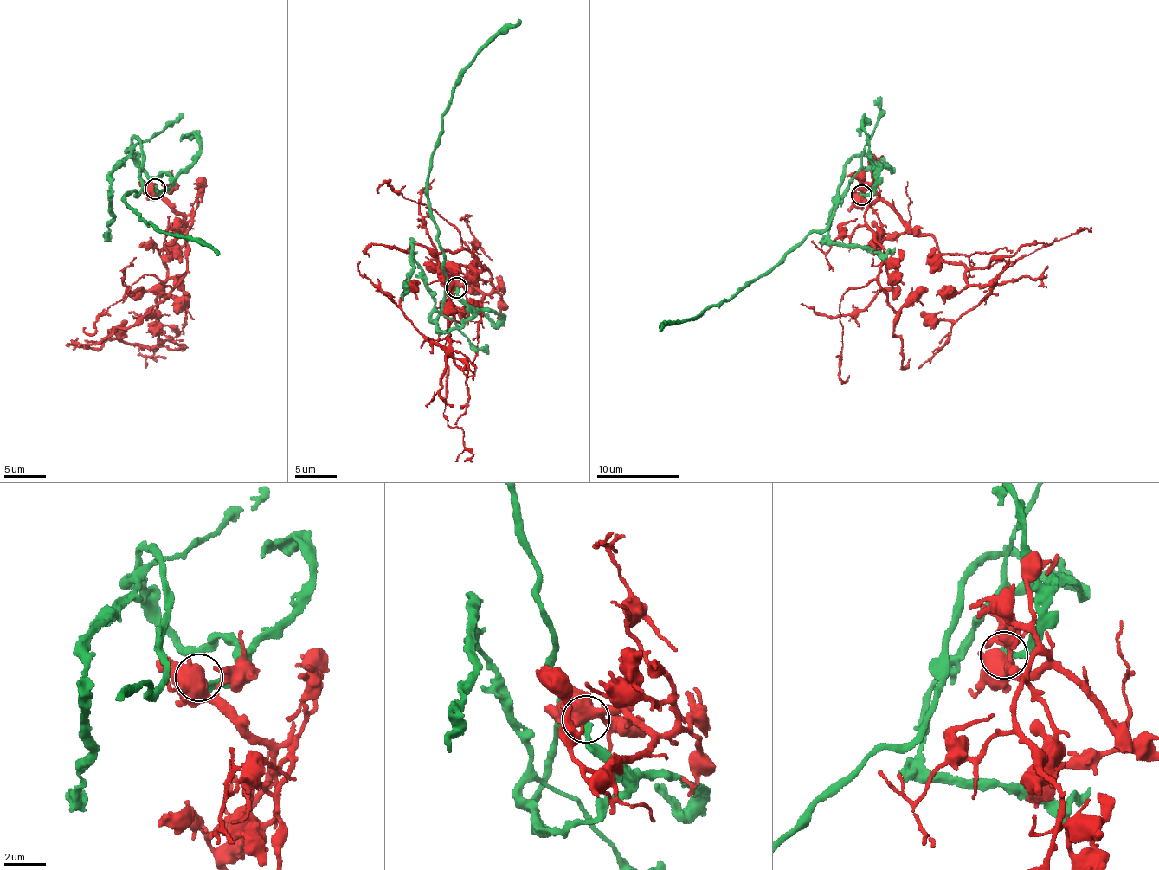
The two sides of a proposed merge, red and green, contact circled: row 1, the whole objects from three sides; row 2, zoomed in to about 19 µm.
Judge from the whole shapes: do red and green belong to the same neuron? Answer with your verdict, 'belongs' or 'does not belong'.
does not belong

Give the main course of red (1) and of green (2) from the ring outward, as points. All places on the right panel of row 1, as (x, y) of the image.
1: (861, 194), (891, 205), (936, 241), (944, 260), (965, 267), (965, 282), (990, 291), (917, 367)
2: (861, 194), (879, 166), (893, 169), (859, 155), (823, 229), (727, 299), (659, 331)

